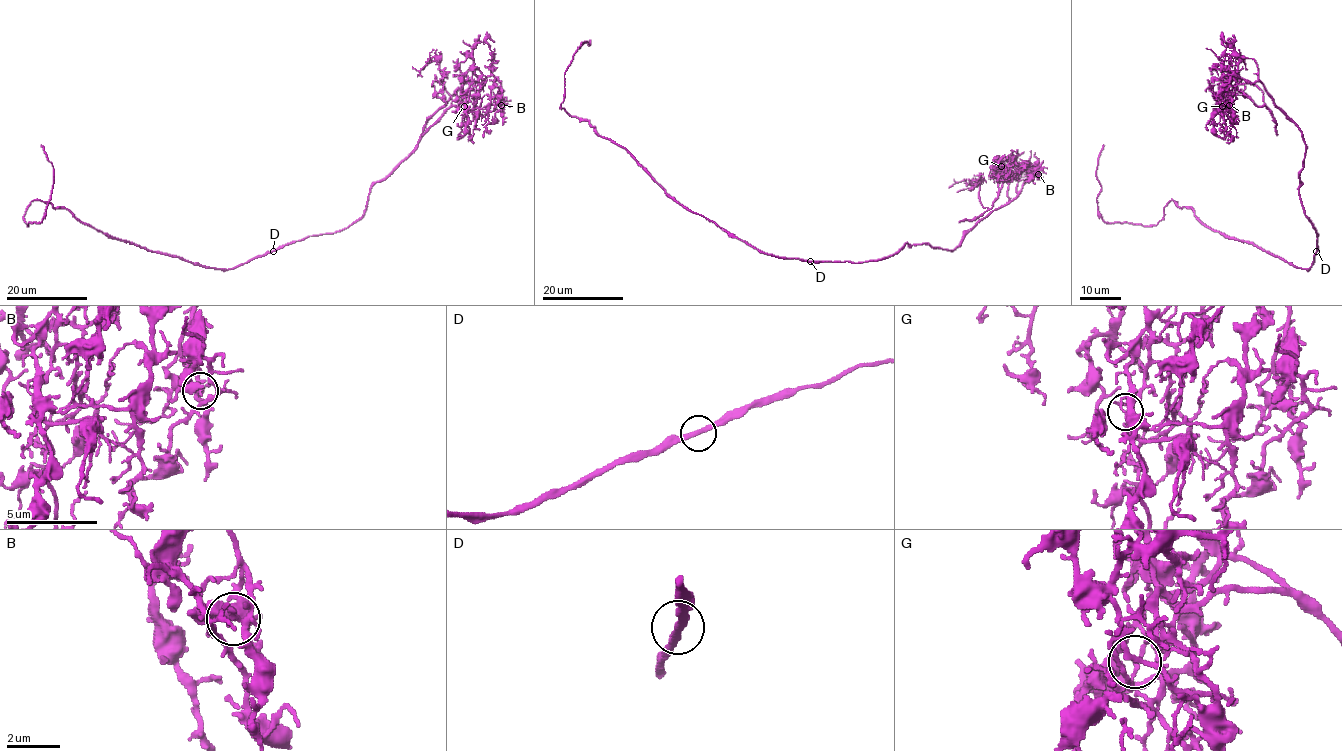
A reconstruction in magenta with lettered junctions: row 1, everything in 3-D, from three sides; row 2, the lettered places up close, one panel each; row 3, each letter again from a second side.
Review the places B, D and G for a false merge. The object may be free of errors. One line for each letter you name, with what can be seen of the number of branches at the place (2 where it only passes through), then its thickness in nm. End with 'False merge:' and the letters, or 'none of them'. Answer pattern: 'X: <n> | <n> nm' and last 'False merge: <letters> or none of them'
G: 2 | 110 nm
False merge: G

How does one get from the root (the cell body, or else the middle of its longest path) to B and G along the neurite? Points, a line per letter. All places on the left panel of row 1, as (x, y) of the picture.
B: (273, 250), (355, 223), (370, 188), (410, 154), (424, 124), (465, 84), (493, 75), (500, 84), (501, 105)
G: (273, 250), (355, 223), (370, 188), (410, 154), (424, 124), (465, 84), (481, 83), (466, 94), (464, 106)

